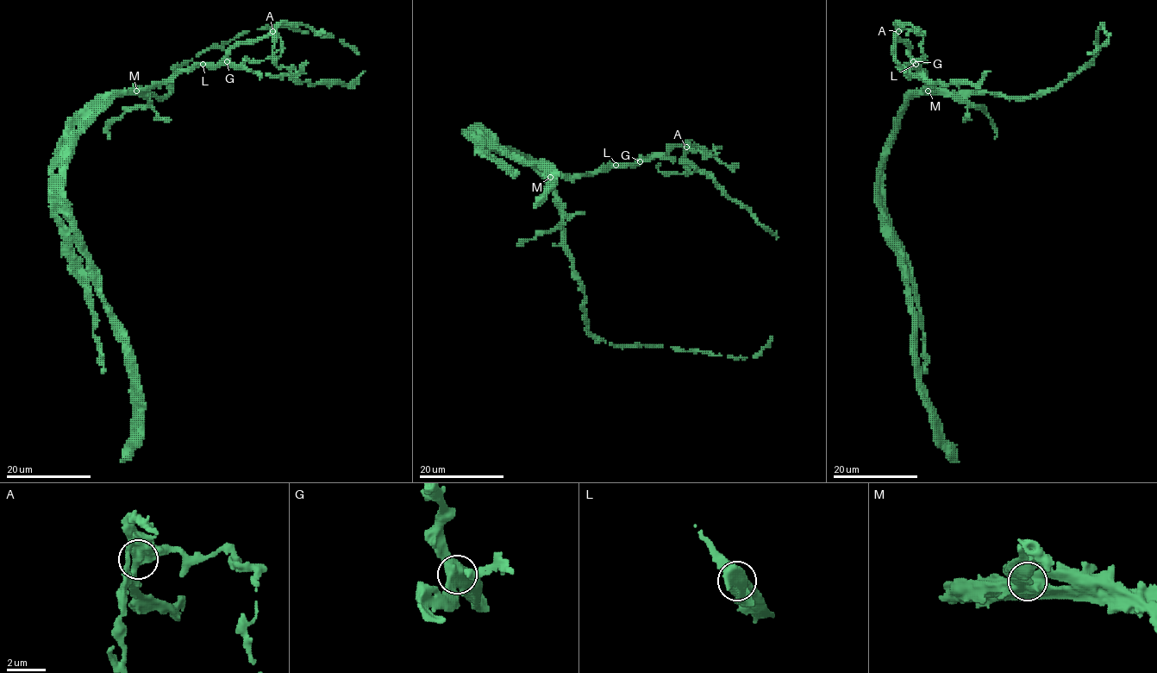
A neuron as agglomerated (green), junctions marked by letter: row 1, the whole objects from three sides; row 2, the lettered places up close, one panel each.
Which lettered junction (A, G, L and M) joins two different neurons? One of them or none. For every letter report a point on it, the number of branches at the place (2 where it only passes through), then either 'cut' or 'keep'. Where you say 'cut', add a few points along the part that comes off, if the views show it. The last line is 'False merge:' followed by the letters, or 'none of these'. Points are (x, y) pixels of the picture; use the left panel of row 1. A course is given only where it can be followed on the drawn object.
A: (272, 31) | 4 | keep
G: (227, 61) | 3 | keep
L: (203, 64) | 2 | keep
M: (136, 91) | 4 | cut | (137, 91), (134, 87), (97, 101), (68, 132), (51, 171), (57, 179), (57, 218), (78, 267), (102, 373)
False merge: M

